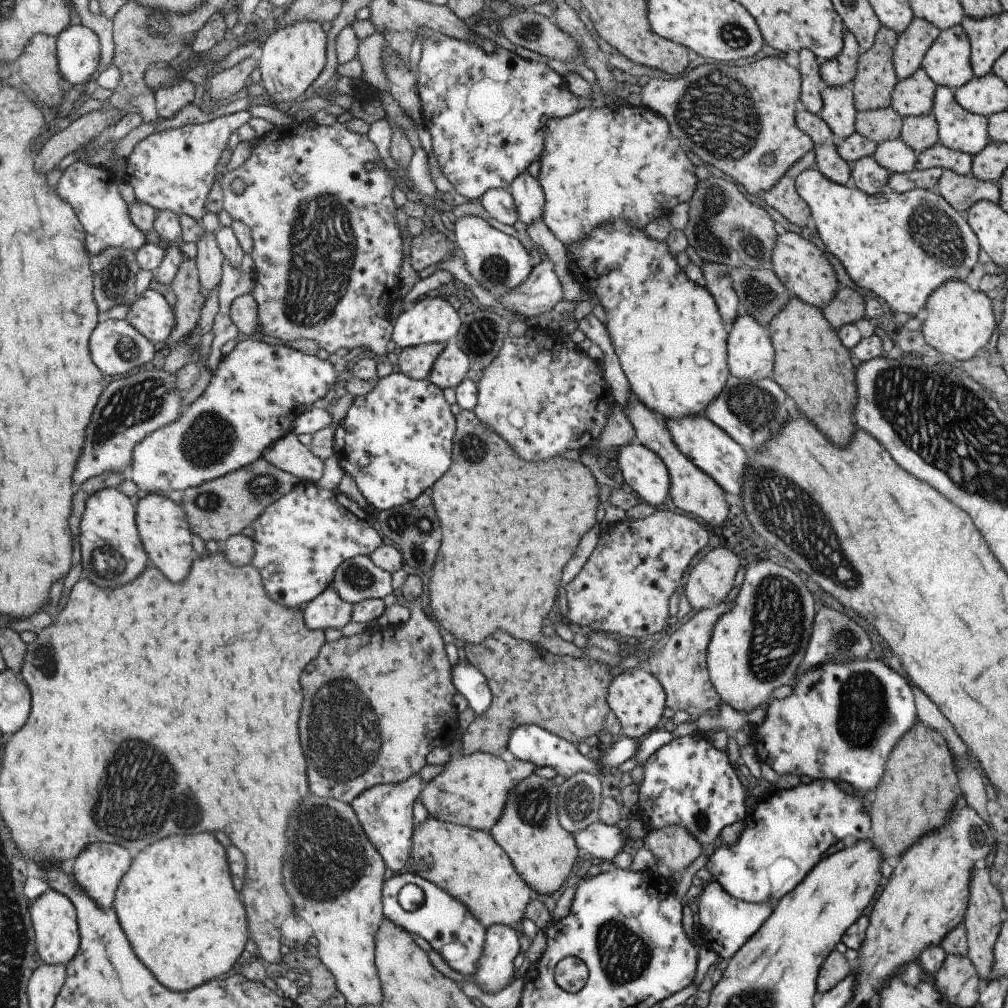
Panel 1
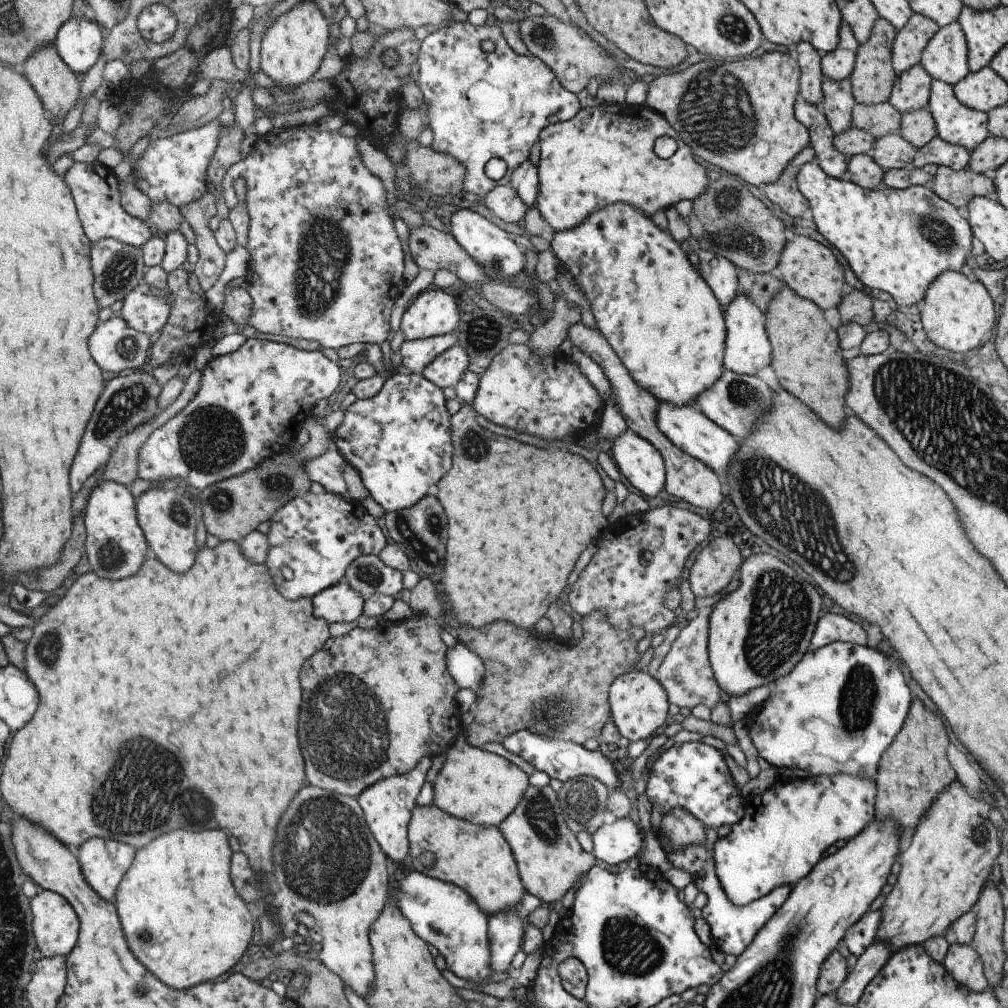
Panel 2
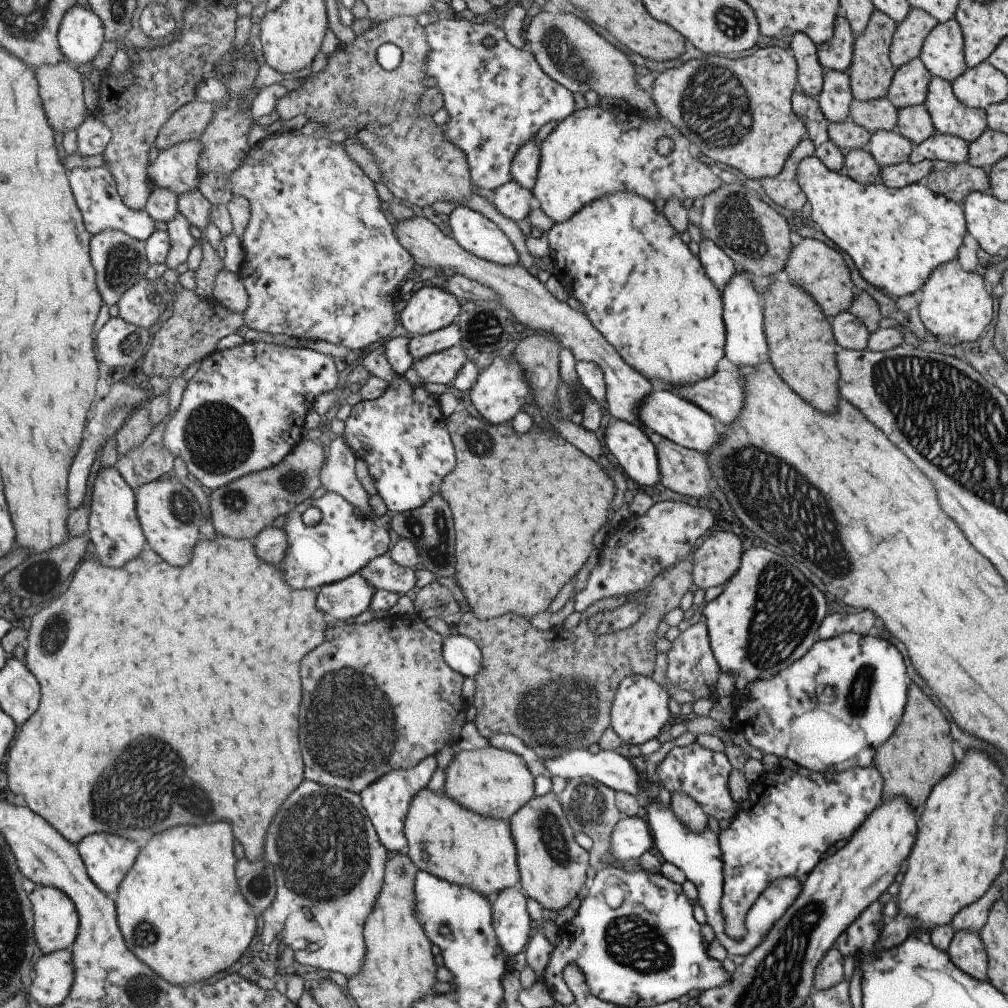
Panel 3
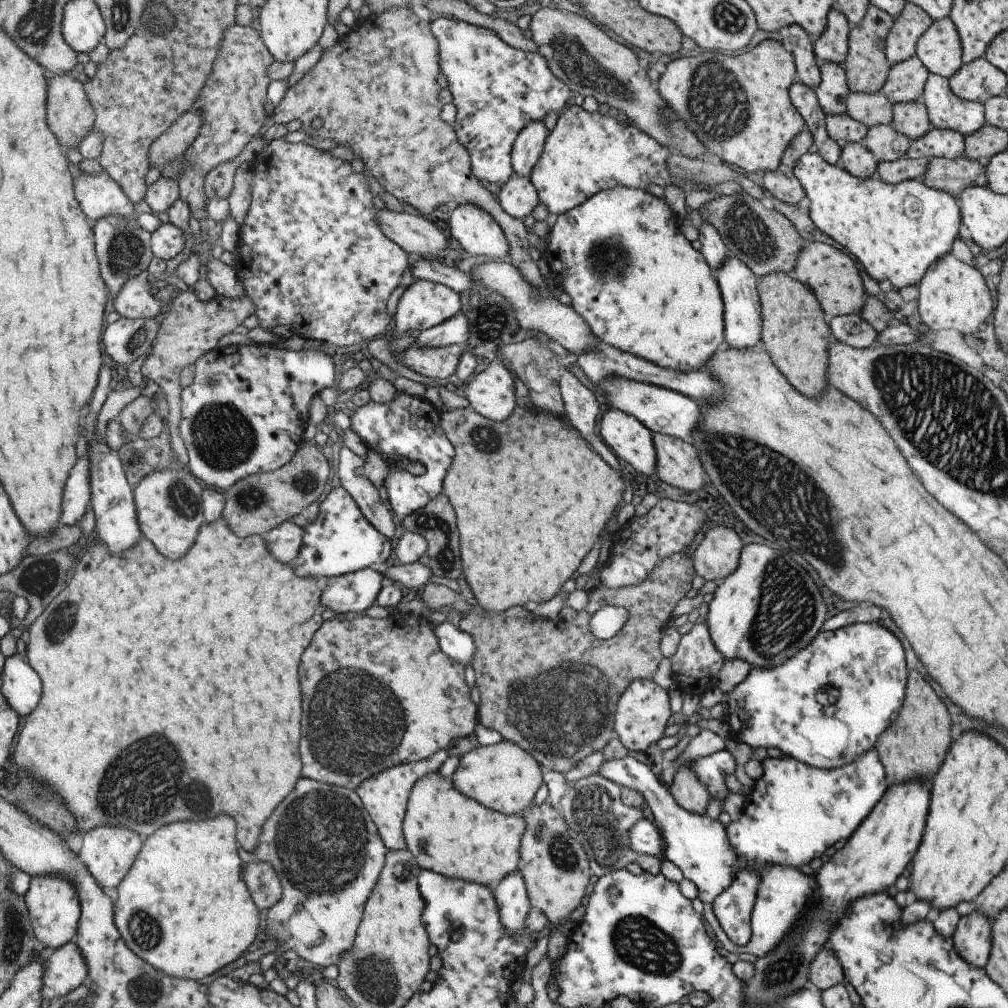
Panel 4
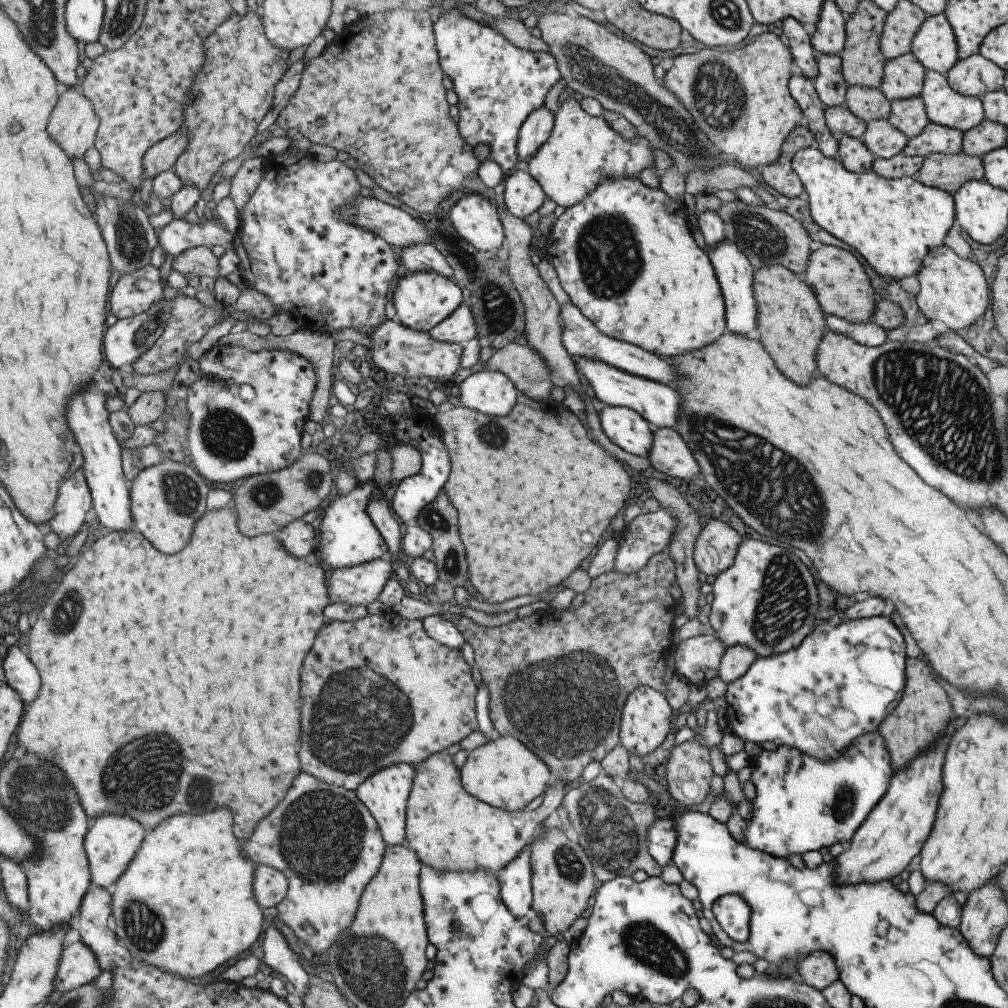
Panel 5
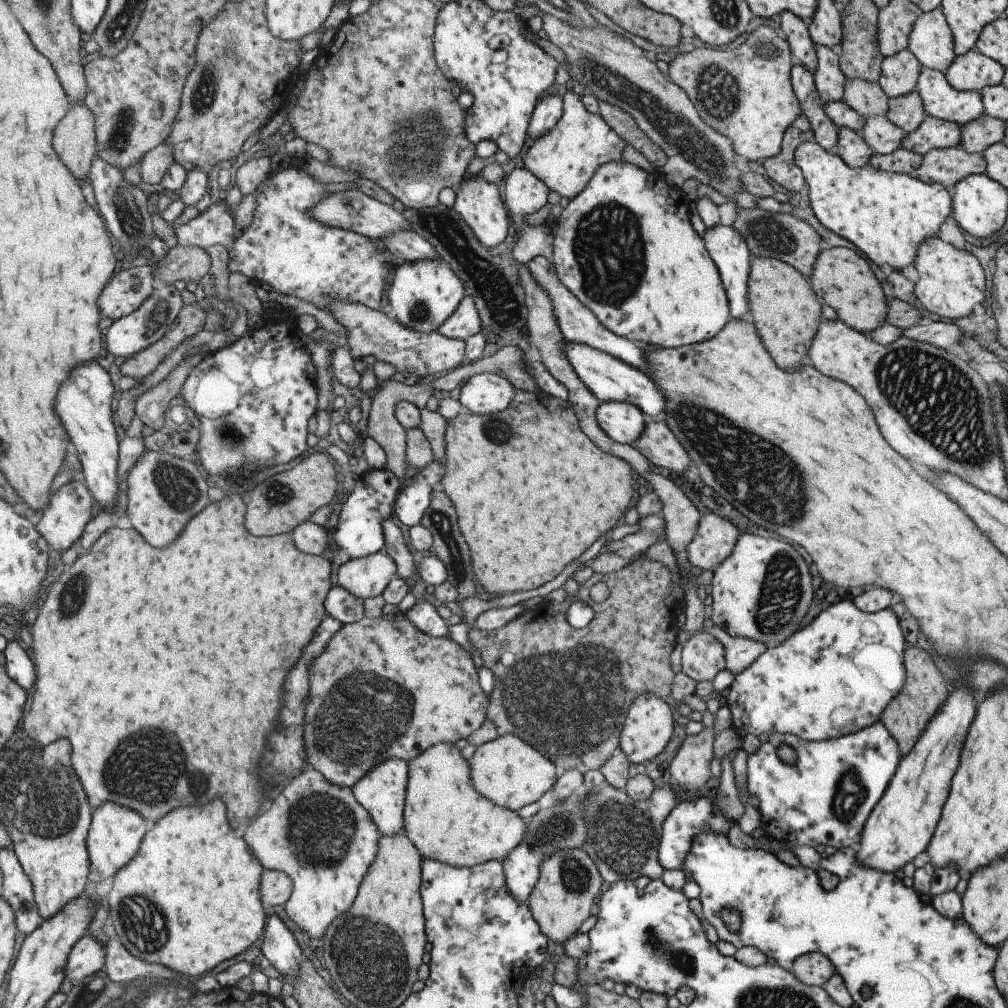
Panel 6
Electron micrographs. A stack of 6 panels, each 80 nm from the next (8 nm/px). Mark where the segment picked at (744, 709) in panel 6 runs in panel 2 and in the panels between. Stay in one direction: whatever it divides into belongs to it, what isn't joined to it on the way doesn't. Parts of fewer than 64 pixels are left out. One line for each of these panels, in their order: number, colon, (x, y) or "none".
2: (836, 711)
3: (776, 716)
4: (775, 706)
5: (819, 697)

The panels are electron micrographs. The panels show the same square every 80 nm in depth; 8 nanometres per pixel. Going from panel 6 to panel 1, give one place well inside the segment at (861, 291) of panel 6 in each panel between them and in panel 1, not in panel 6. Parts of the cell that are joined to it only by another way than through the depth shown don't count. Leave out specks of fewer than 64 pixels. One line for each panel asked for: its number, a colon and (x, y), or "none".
1: (803, 269)
2: (812, 271)
3: (818, 269)
4: (830, 274)
5: (838, 281)

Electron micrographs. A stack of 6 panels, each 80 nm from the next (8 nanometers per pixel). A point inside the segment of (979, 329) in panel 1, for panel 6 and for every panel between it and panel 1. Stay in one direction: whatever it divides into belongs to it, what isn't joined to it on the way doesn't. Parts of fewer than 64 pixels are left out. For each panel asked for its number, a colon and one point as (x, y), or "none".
2: (957, 313)
3: (954, 304)
4: (952, 295)
5: (952, 293)
6: (950, 281)

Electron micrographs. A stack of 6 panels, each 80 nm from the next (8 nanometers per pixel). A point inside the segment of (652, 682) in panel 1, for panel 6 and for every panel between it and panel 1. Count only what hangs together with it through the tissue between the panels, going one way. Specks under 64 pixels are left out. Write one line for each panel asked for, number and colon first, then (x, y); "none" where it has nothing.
2: (638, 704)
3: (639, 709)
4: (641, 713)
5: (644, 722)
6: (647, 727)

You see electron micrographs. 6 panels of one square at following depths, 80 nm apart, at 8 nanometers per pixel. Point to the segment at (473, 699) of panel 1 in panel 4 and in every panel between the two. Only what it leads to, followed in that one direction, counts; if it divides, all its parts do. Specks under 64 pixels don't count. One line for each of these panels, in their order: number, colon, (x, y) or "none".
2: (463, 665)
3: (460, 652)
4: (456, 644)

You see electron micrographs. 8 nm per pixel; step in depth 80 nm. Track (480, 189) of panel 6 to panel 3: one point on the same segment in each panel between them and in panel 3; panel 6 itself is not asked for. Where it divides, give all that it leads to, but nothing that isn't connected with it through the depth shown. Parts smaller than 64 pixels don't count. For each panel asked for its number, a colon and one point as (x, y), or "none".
3: (473, 232)
4: (477, 233)
5: (475, 218)

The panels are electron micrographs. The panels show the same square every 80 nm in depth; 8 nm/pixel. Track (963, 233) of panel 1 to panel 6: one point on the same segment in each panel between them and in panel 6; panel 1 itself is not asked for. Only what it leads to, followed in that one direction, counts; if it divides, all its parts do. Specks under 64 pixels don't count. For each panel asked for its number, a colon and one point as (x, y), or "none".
2: (896, 241)
3: (895, 237)
4: (895, 231)
5: (891, 223)
6: (886, 215)

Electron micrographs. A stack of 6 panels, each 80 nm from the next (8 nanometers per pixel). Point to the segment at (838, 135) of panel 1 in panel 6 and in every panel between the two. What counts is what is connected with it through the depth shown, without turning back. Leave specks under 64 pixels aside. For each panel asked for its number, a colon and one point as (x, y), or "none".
2: (837, 101)
3: (833, 99)
4: (831, 92)
5: (829, 84)
6: (829, 81)

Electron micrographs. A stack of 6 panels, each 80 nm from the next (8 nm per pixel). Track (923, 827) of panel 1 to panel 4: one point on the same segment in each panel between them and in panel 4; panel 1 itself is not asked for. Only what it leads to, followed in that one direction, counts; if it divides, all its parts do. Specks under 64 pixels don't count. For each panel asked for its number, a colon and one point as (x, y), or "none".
2: (913, 768)
3: (918, 751)
4: (912, 746)

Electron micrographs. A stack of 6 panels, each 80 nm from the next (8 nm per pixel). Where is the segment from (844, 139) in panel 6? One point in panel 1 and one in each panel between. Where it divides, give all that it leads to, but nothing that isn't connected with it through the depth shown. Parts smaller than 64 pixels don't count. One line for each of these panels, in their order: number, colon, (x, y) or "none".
1: (865, 174)
2: (861, 170)
3: (858, 164)
4: (854, 157)
5: (854, 156)

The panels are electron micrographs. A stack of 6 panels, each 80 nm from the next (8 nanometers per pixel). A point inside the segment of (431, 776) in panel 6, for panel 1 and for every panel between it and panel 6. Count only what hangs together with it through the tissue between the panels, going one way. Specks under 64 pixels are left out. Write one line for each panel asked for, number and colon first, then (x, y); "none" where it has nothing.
1: (467, 863)
2: (474, 857)
3: (454, 843)
4: (446, 832)
5: (450, 830)

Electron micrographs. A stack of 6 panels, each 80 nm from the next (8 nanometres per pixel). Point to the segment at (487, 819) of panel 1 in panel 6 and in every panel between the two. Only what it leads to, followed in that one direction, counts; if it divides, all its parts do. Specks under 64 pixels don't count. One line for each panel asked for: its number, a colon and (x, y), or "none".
2: (482, 787)
3: (493, 782)
4: (502, 777)
5: (503, 773)
6: (509, 772)

